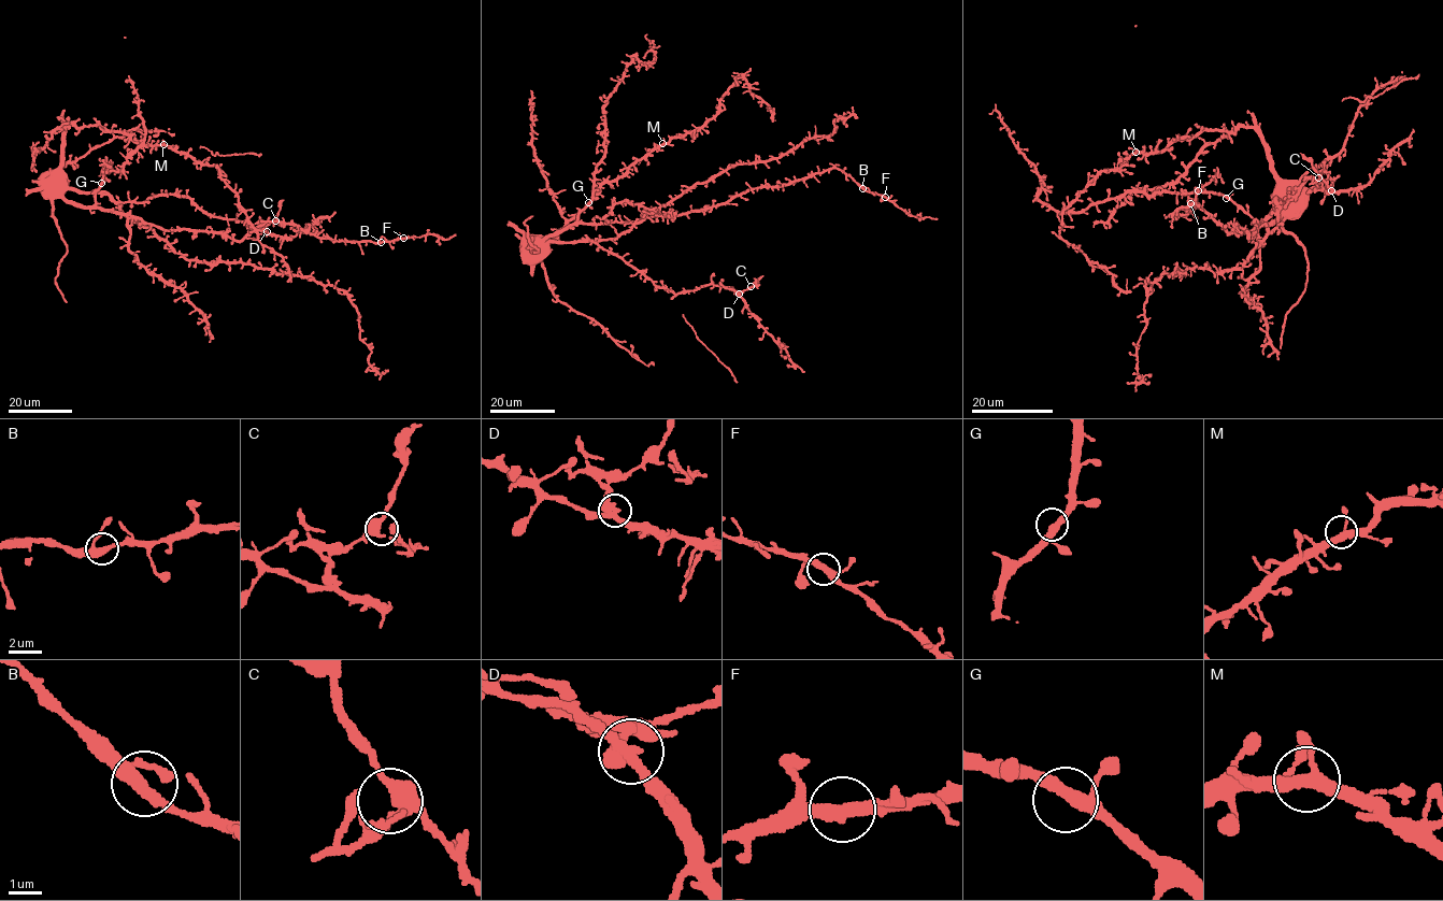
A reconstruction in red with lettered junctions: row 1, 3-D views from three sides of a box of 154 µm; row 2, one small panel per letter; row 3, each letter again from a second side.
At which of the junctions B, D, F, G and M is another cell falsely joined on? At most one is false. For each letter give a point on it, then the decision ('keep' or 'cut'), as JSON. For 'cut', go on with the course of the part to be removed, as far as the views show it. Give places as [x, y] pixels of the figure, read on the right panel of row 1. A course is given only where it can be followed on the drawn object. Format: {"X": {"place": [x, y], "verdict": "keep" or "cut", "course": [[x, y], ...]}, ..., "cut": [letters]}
{"B": {"place": [1190, 203], "verdict": "keep"}, "D": {"place": [1331, 190], "verdict": "cut", "course": [[1331, 190], [1312, 163], [1299, 153]]}, "F": {"place": [1198, 190], "verdict": "keep"}, "G": {"place": [1226, 198], "verdict": "keep"}, "M": {"place": [1136, 152], "verdict": "keep"}, "cut": ["D"]}

